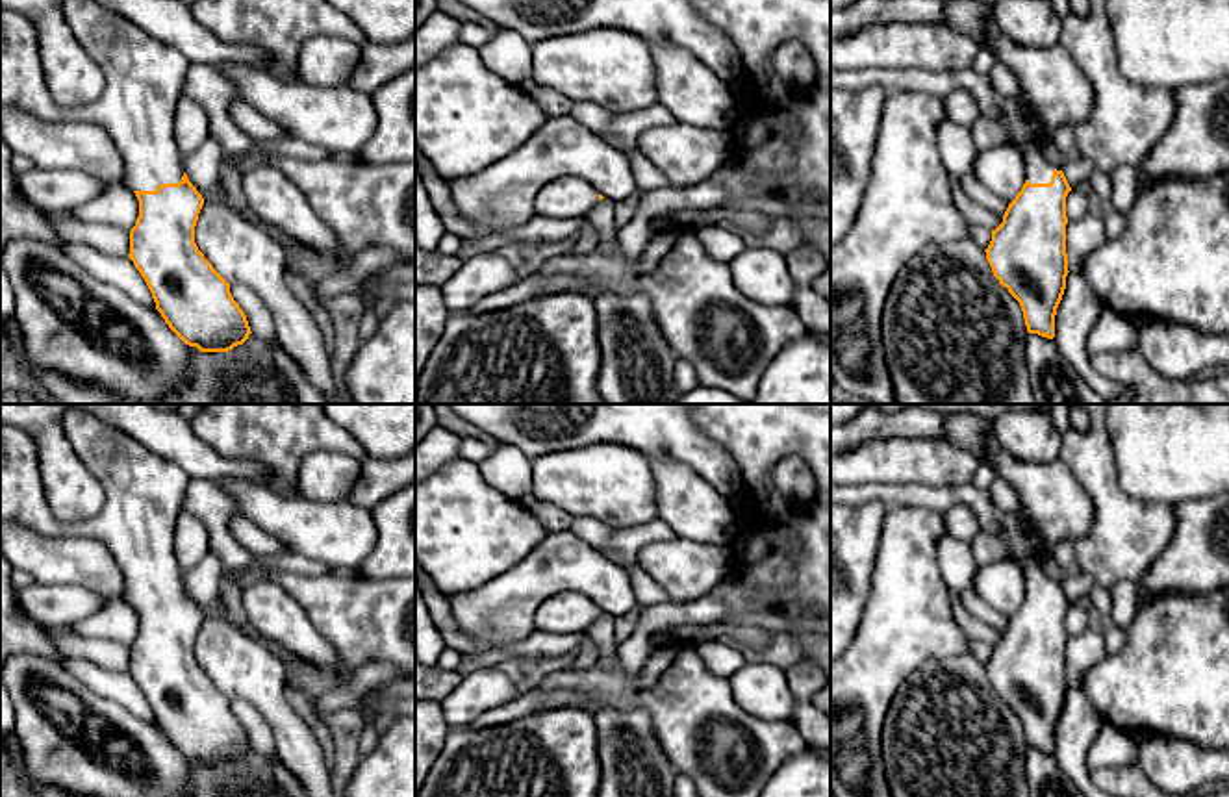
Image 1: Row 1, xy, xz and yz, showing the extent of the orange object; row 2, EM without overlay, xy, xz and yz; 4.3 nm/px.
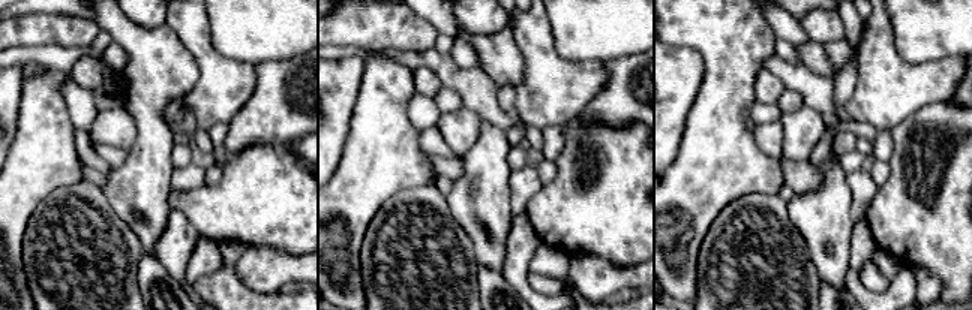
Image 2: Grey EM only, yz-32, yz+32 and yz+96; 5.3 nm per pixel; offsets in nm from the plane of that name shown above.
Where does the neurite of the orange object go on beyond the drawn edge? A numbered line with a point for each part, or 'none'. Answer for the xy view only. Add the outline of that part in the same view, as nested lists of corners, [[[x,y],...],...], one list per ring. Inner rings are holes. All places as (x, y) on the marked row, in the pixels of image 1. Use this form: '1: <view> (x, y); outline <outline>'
1: xy (145, 78); outline [[[63,0],[63,15],[85,54],[106,78],[102,95],[89,106],[63,108],[46,85],[37,32],[17,11],[0,11],[0,106],[22,109],[46,122],[95,122],[106,128],[124,159],[124,185],[132,191],[156,191],[161,183],[178,183],[184,176],[182,154],[174,139],[176,106],[191,61],[106,9],[96,0]]]

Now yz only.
1: yz (1053, 93); outline [[[994,17],[984,26],[984,37],[995,61],[1005,63],[1020,78],[1021,93],[1014,98],[1036,128],[1033,139],[1012,141],[1023,154],[1025,180],[1049,183],[1053,171],[1062,169],[1045,158],[1044,148],[1053,145],[1060,126],[1075,128],[1090,117],[1090,83],[1062,43],[1044,50],[1020,46],[999,30]]]

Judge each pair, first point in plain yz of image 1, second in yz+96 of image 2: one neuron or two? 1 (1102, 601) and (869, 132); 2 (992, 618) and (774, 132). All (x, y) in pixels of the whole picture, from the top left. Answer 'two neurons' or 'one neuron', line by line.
1: one neuron
2: one neuron

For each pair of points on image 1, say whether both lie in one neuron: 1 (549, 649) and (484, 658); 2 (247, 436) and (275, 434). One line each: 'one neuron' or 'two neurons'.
1: one neuron
2: one neuron

